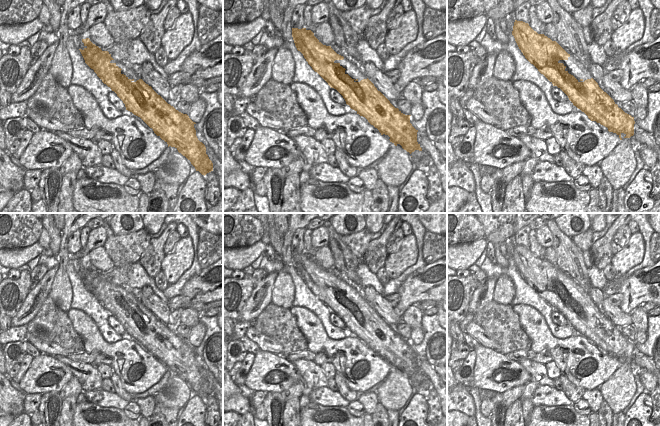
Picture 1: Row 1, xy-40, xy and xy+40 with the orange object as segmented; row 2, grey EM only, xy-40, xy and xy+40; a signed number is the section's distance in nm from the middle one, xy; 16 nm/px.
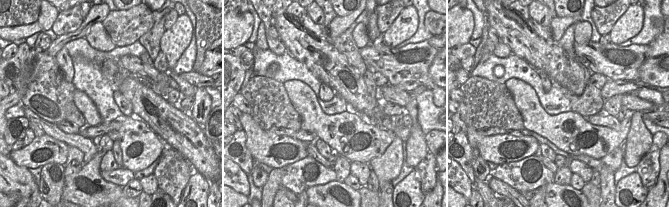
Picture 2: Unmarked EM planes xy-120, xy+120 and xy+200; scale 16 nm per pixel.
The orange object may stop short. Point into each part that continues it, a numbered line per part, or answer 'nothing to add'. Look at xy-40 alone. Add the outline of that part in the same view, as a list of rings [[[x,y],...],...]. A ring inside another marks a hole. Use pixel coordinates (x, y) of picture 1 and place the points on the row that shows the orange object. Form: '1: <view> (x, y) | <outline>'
nothing to add

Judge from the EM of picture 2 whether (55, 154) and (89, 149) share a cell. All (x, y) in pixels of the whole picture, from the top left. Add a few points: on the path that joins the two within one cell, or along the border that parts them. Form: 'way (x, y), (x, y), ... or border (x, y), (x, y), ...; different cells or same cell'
border (46, 134), (68, 145); different cells

